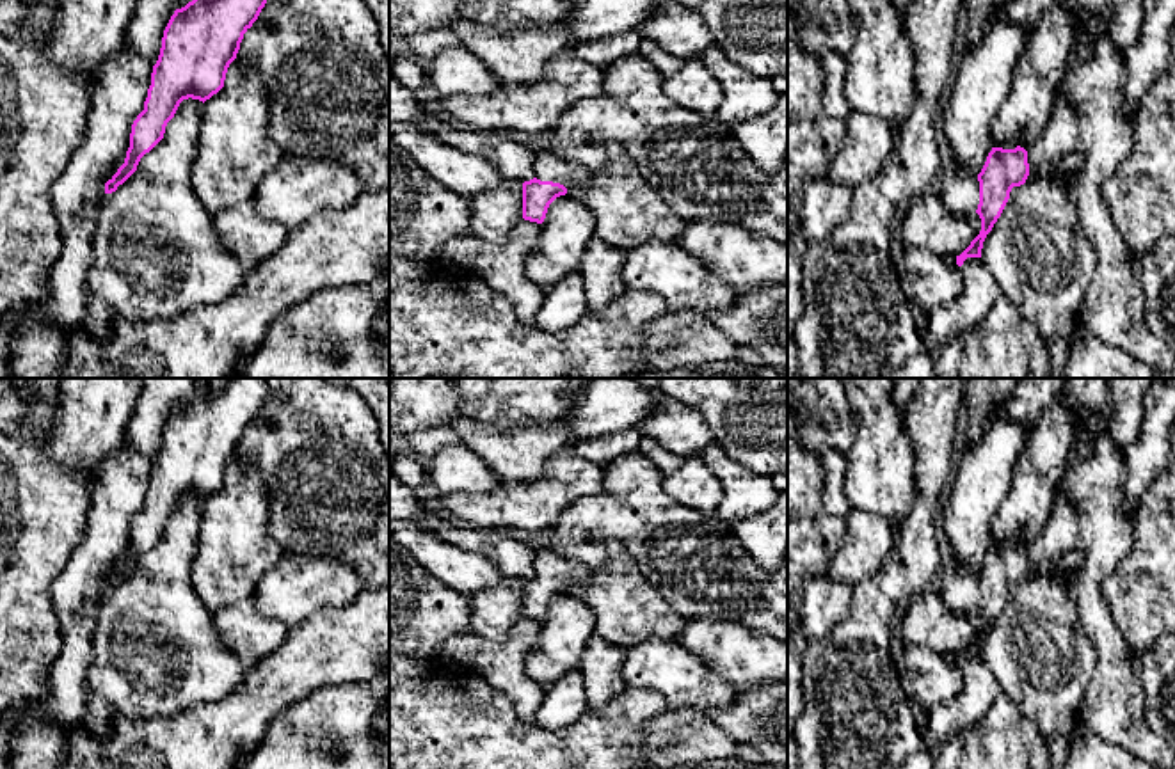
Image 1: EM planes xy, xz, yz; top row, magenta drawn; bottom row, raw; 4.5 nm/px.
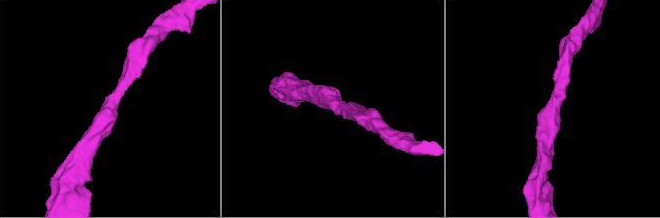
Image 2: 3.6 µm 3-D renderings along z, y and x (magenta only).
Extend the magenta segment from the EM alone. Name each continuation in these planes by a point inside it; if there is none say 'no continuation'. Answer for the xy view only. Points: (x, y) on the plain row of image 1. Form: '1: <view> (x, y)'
no continuation

